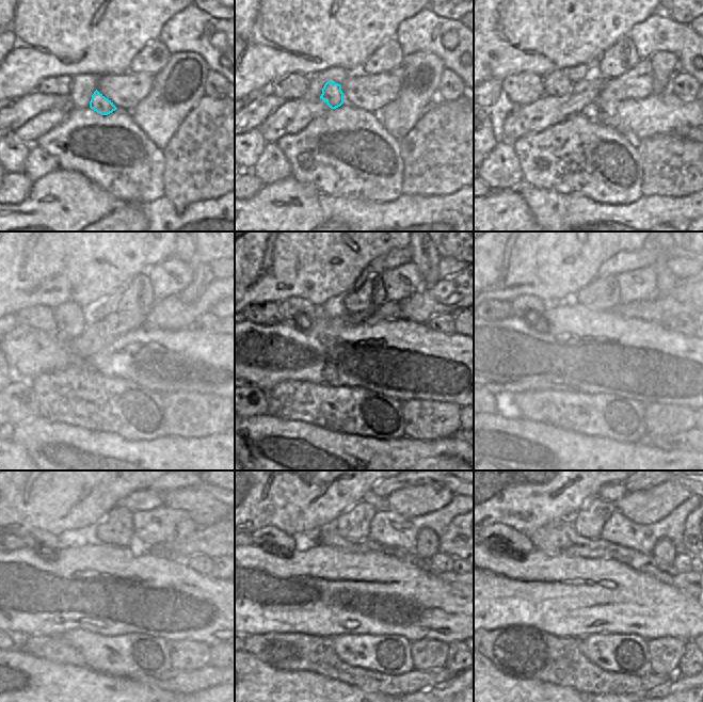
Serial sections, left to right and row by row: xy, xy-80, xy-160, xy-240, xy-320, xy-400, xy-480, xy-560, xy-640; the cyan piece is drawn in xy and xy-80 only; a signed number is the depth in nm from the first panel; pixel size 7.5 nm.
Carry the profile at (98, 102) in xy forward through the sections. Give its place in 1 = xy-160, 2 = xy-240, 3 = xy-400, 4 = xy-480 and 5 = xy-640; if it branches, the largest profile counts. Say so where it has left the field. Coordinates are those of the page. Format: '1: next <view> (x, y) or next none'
1: next xy-160 (557, 83)
2: next xy-240 (72, 321)
3: next xy-400 (526, 306)
4: next xy-480 (41, 541)
5: next xy-640 (497, 536)

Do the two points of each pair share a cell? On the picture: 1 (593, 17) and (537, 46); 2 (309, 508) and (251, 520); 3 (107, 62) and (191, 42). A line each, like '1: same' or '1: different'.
1: same
2: same
3: different

